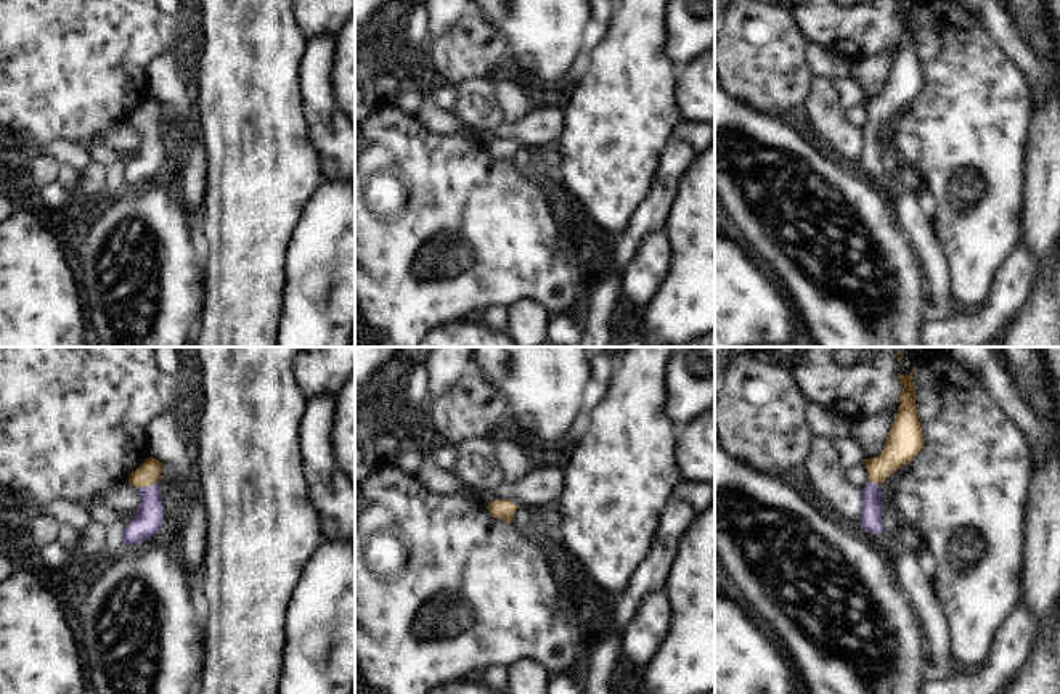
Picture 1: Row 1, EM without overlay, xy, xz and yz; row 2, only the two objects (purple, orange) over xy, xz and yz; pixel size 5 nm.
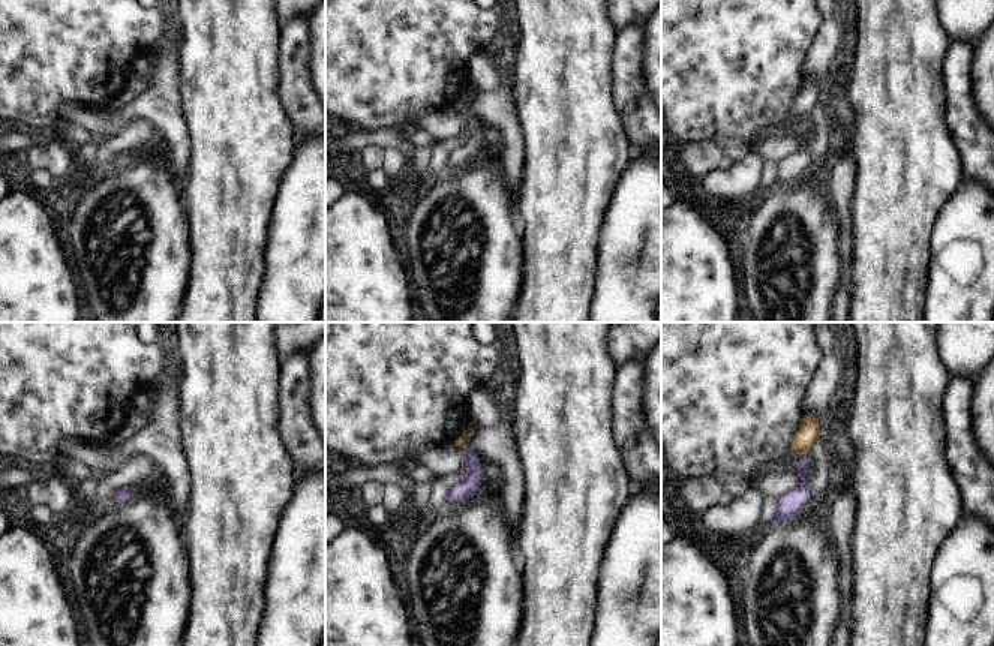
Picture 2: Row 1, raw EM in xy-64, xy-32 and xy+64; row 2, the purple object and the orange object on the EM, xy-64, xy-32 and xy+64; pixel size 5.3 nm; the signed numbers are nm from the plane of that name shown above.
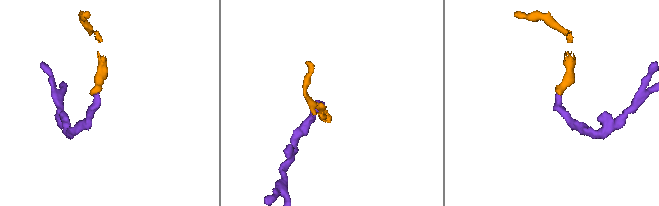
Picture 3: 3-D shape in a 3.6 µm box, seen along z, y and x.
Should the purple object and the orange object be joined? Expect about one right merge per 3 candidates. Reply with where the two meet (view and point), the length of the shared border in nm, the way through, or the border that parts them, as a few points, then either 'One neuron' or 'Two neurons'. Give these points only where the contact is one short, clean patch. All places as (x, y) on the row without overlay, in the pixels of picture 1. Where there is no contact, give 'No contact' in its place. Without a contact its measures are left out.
Touches purple at xy (146, 127). Shared border 100 nm. Path across: xy (150, 156), (146, 127), (148, 113). One neuron.

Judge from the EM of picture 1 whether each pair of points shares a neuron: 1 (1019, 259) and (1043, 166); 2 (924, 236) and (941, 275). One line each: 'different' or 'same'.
1: different
2: same

